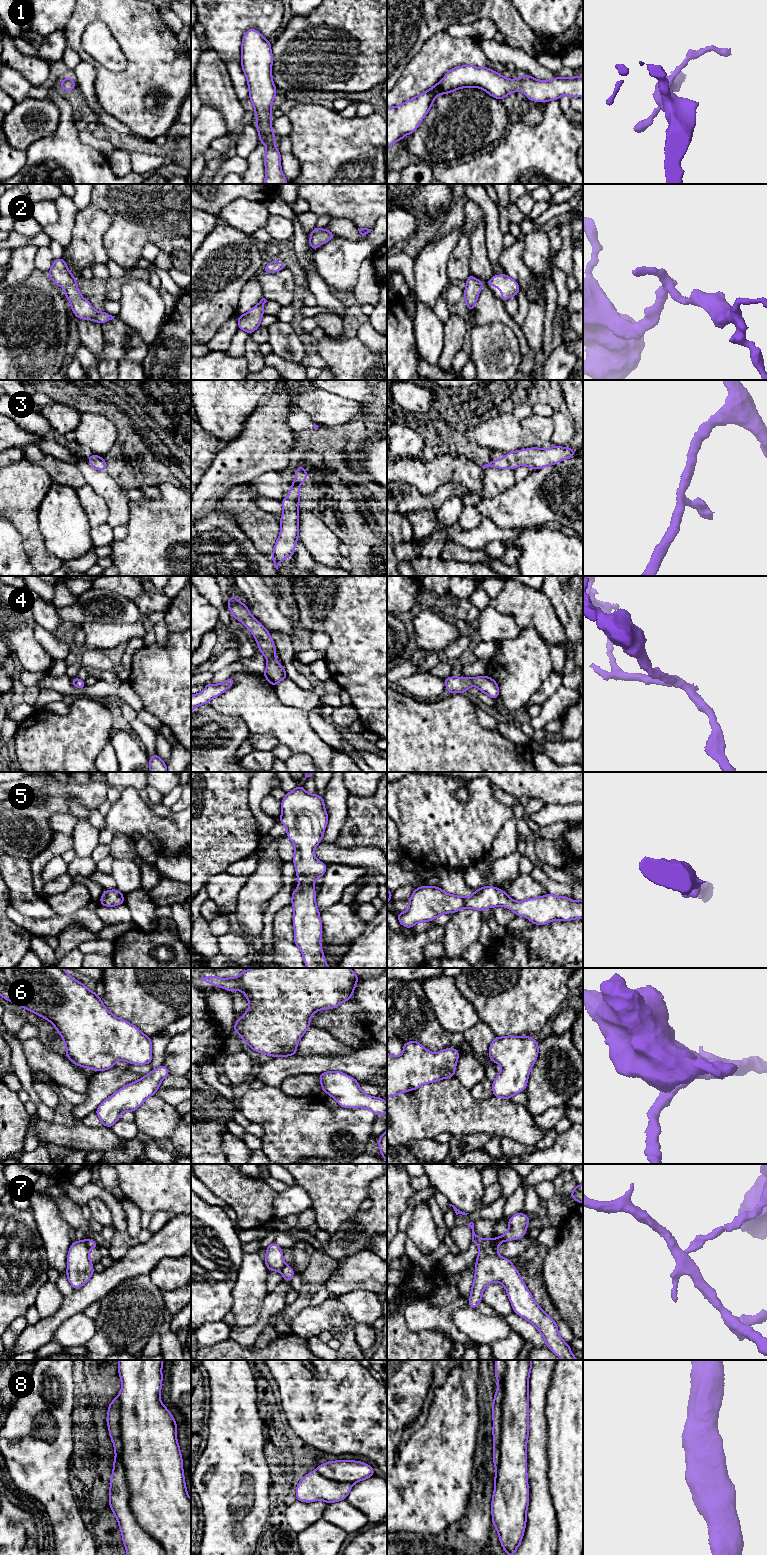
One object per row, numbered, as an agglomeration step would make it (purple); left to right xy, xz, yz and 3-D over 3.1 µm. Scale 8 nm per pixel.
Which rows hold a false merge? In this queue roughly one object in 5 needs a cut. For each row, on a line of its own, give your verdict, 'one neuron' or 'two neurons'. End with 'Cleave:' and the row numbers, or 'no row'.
1: one neuron
2: one neuron
3: one neuron
4: one neuron
5: one neuron
6: one neuron
7: two neurons
8: two neurons
Cleave: 7, 8

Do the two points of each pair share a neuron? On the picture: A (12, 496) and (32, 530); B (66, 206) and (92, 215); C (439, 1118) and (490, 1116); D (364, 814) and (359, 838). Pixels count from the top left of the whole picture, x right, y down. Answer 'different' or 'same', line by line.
A: same
B: different
C: same
D: same

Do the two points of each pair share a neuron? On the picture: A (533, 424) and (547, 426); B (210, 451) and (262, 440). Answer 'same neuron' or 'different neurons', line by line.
A: same neuron
B: different neurons

